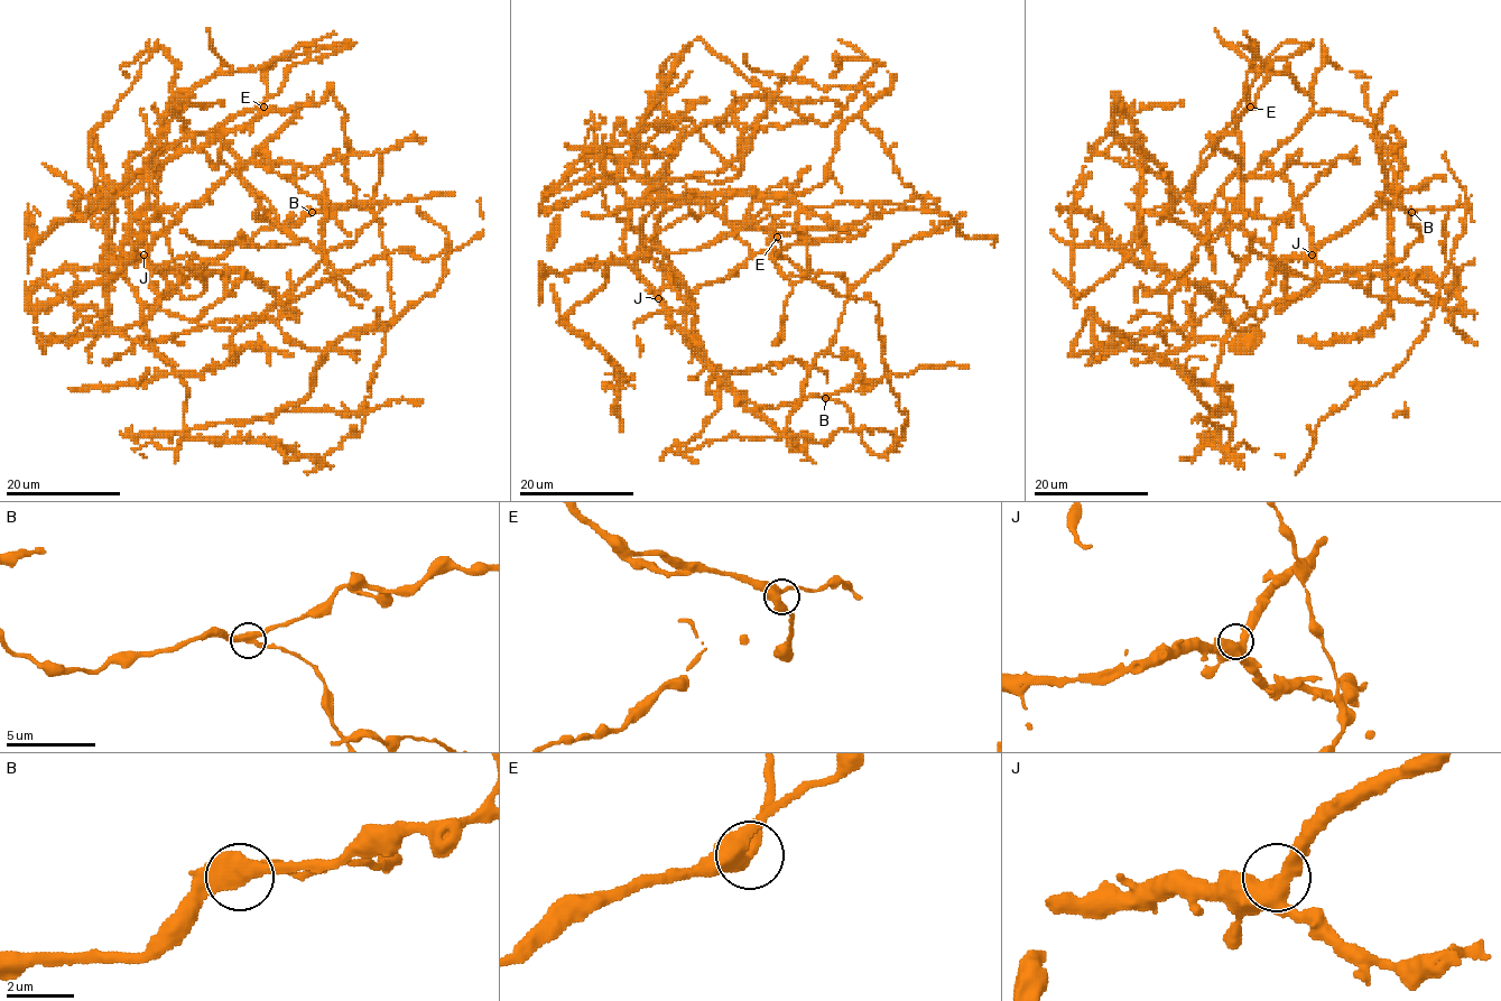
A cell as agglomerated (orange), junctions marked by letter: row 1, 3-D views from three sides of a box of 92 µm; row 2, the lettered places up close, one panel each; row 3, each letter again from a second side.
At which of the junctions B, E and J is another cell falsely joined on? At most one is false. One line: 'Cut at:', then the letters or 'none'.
Cut at: B

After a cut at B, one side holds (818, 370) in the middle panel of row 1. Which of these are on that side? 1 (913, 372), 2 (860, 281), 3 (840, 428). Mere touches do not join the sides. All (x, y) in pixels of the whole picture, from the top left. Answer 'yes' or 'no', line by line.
1: yes
2: yes
3: yes

